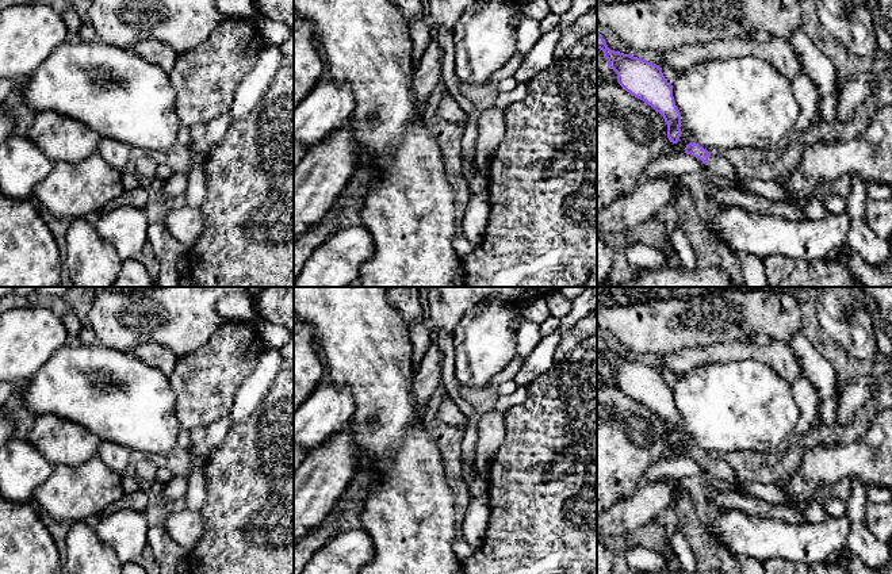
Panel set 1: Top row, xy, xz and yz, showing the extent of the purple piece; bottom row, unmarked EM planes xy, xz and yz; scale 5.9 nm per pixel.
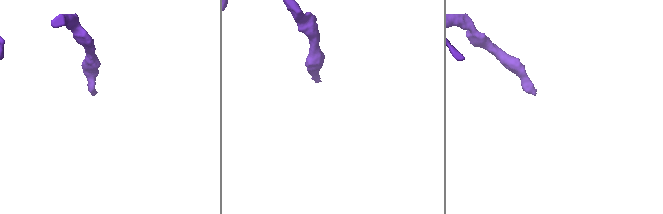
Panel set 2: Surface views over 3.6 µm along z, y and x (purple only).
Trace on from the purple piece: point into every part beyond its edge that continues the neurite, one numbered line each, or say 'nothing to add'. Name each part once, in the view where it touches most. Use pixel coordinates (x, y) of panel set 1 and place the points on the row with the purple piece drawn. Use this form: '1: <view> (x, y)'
1: yz (718, 164)

